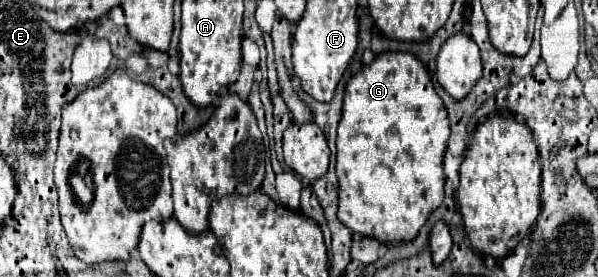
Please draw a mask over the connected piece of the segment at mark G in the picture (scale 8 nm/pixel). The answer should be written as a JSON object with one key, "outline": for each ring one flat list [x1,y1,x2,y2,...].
{"outline":[[383,53,377,55,375,61,367,67,363,67,357,75,353,75,345,87,345,103,343,103,343,117,337,129,337,177,339,177,339,203,337,203,337,219,351,229,357,235,363,237,373,237,379,243,411,243,417,235,419,229,425,225,429,219,431,211,441,205,443,197,443,185,445,185,445,173,443,173,443,155,447,151,447,141,449,141,449,119,447,111,443,107,443,101,433,89,431,75,425,69,425,65,411,53]]}

